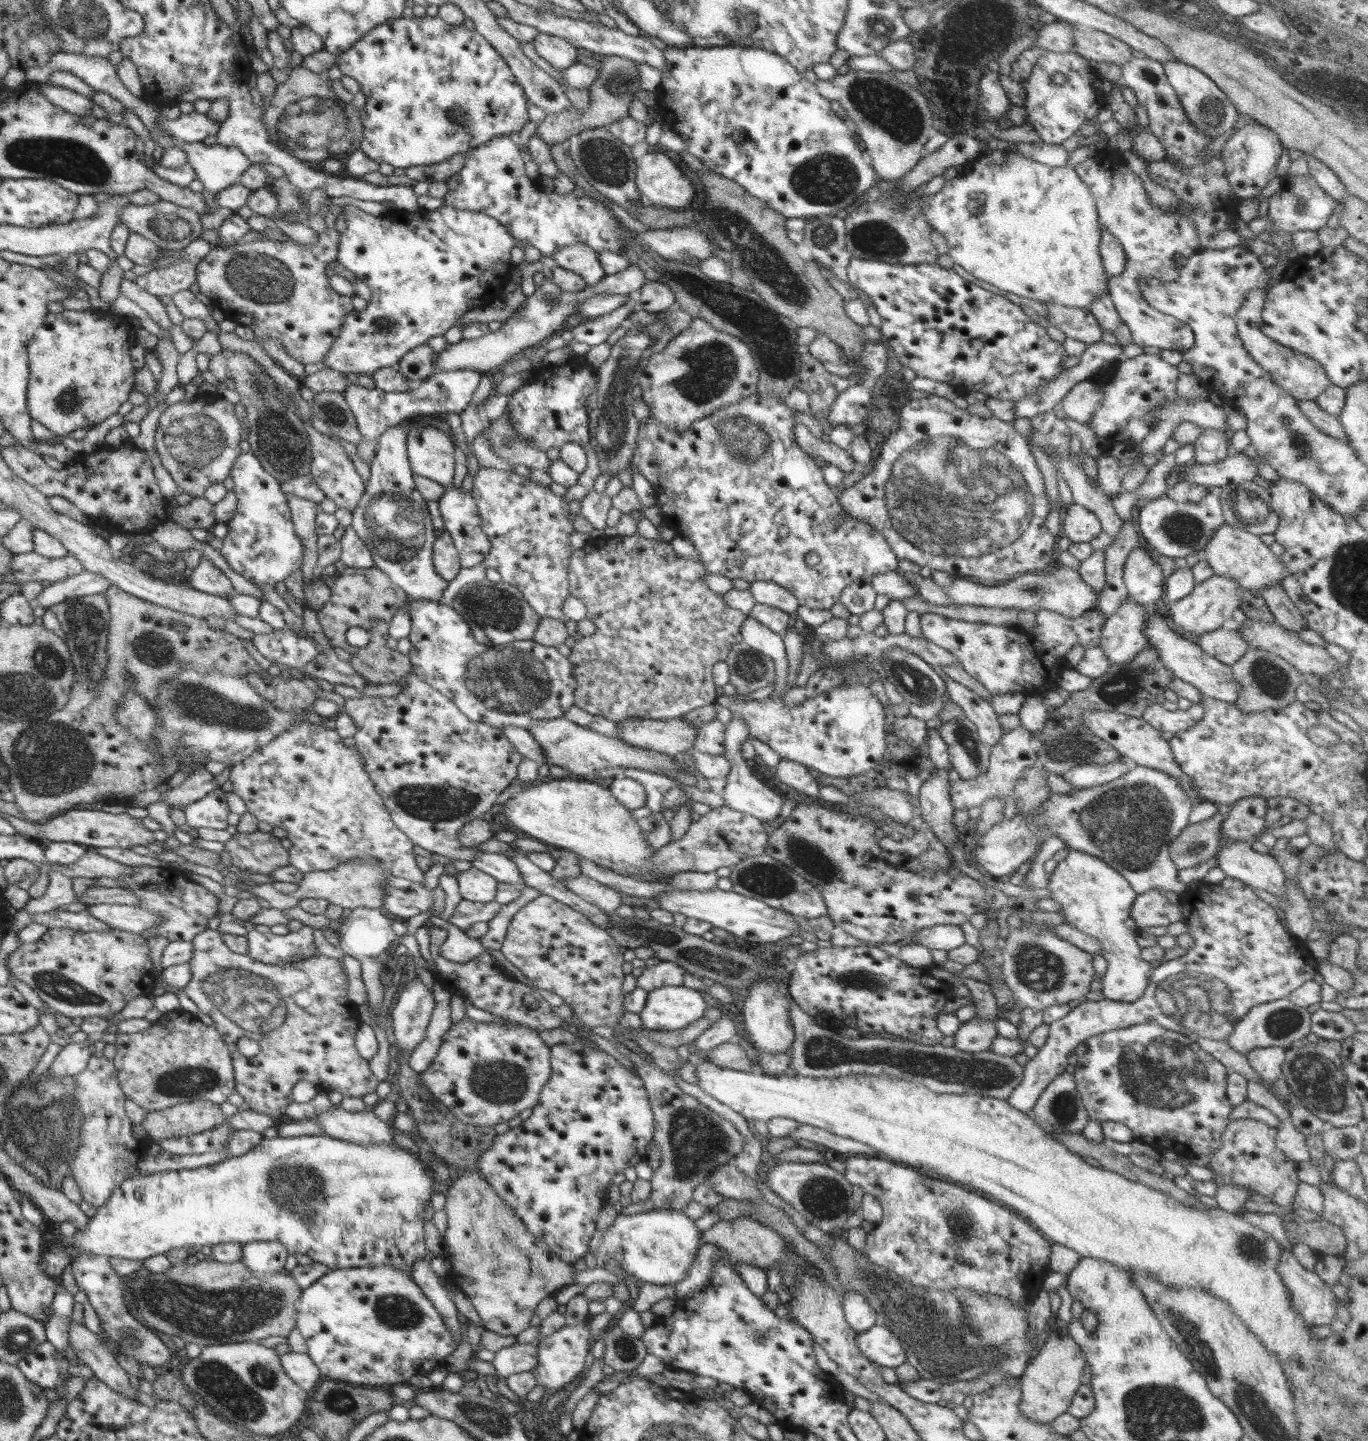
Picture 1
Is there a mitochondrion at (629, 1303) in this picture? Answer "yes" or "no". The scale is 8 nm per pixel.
no

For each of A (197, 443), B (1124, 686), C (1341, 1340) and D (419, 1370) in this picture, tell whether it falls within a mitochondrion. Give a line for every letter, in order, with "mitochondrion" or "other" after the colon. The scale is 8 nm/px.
A: mitochondrion
B: mitochondrion
C: other
D: other

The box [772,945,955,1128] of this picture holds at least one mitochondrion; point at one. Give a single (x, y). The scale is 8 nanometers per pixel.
(857, 979)

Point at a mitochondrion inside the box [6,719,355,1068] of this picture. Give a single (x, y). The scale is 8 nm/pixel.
(252, 1004)

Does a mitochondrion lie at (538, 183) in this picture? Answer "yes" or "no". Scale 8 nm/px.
no

